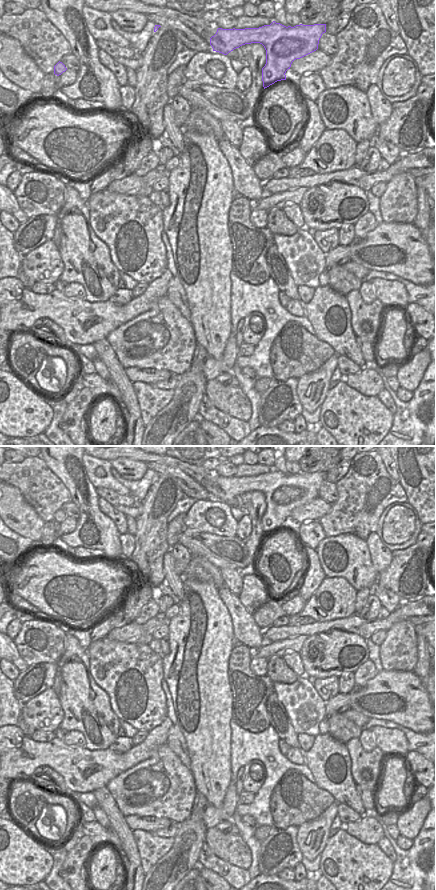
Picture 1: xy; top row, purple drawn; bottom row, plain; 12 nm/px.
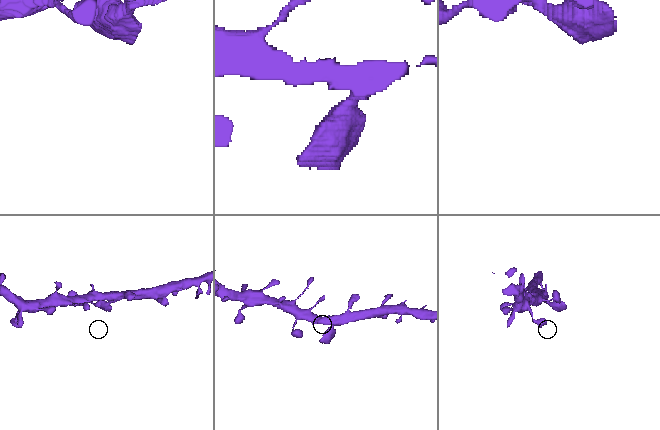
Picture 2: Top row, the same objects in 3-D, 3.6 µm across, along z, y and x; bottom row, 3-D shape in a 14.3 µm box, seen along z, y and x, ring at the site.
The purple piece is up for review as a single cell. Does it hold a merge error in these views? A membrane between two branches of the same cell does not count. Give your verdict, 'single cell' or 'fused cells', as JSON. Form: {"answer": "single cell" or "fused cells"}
{"answer": "single cell"}

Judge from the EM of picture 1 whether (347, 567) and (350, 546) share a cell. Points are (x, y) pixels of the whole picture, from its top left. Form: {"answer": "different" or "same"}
{"answer": "same"}

